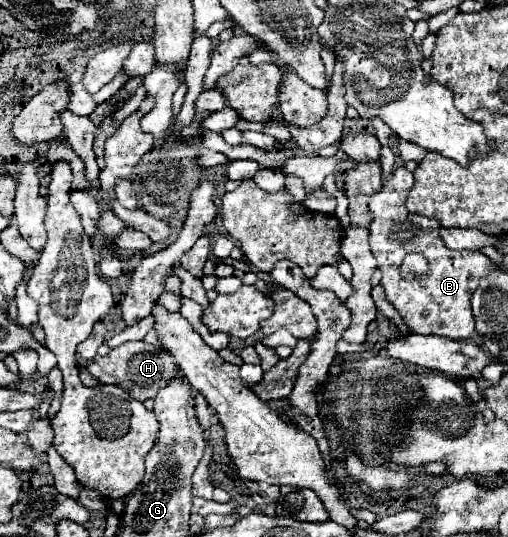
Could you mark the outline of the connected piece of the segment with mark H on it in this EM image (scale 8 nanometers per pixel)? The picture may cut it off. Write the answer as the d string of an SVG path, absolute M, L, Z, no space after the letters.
M128 341L122 343L116 349L110 349L110 353L106 357L96 355L96 359L92 359L92 363L84 363L84 369L98 379L98 383L112 383L112 385L120 385L124 391L128 391L132 397L136 397L138 401L146 401L146 399L154 399L156 393L160 391L160 387L166 387L172 379L180 379L182 373L176 367L176 361L172 359L172 355L168 355L168 351L154 347L146 341Z

